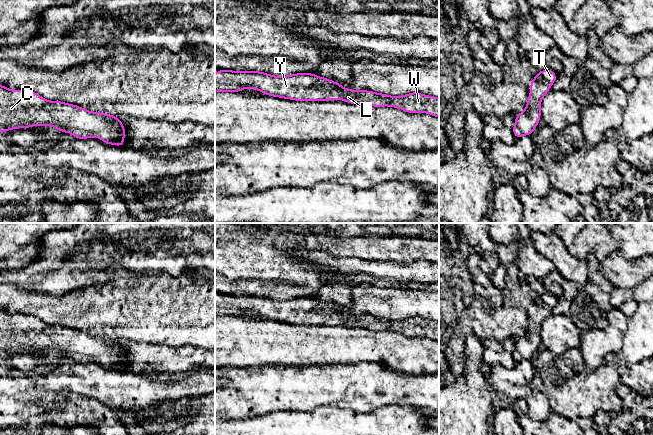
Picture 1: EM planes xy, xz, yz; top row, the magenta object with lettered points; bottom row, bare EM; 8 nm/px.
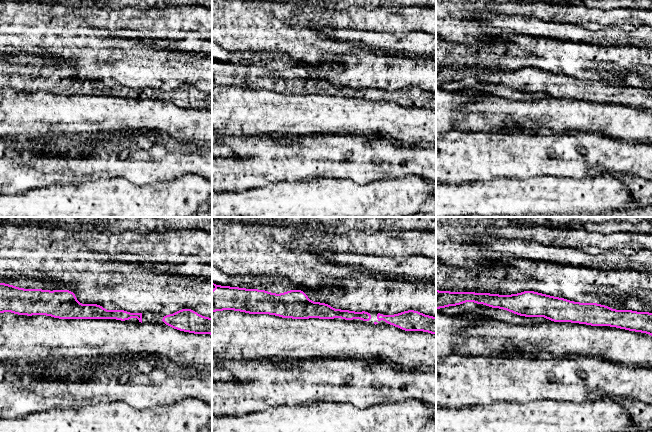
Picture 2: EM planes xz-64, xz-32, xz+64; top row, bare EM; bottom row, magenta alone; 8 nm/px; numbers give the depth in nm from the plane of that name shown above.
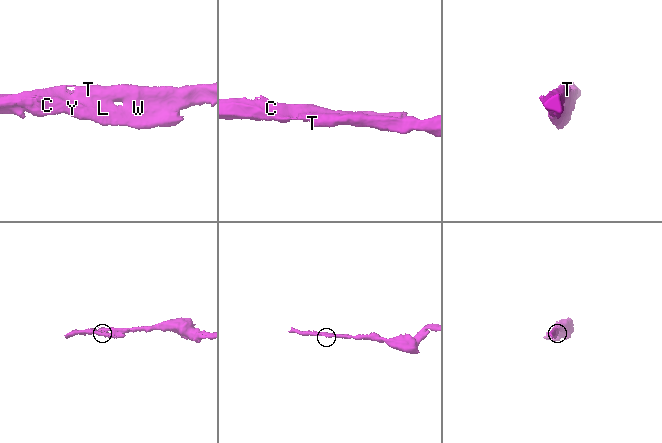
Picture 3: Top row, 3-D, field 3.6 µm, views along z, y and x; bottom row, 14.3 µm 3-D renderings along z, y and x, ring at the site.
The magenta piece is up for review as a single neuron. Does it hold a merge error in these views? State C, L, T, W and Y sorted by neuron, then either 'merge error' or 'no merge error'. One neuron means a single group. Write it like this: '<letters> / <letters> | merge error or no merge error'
C L T W Y | no merge error

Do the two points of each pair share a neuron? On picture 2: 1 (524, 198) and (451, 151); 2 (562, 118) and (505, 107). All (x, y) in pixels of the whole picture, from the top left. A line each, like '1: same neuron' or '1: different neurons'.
1: different neurons
2: same neuron

